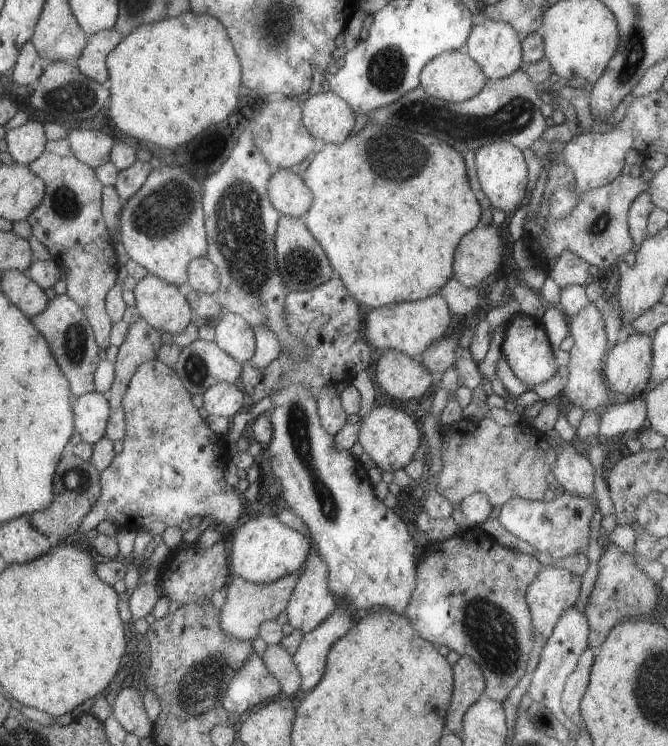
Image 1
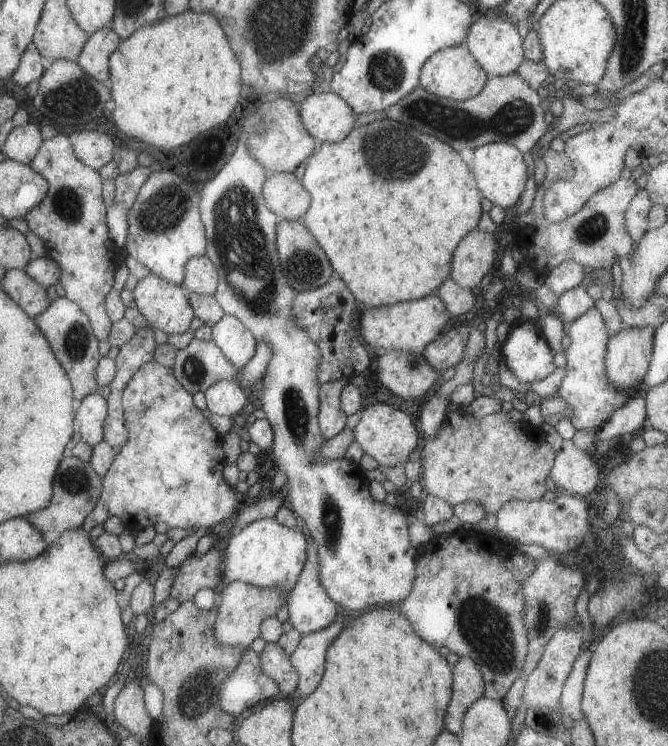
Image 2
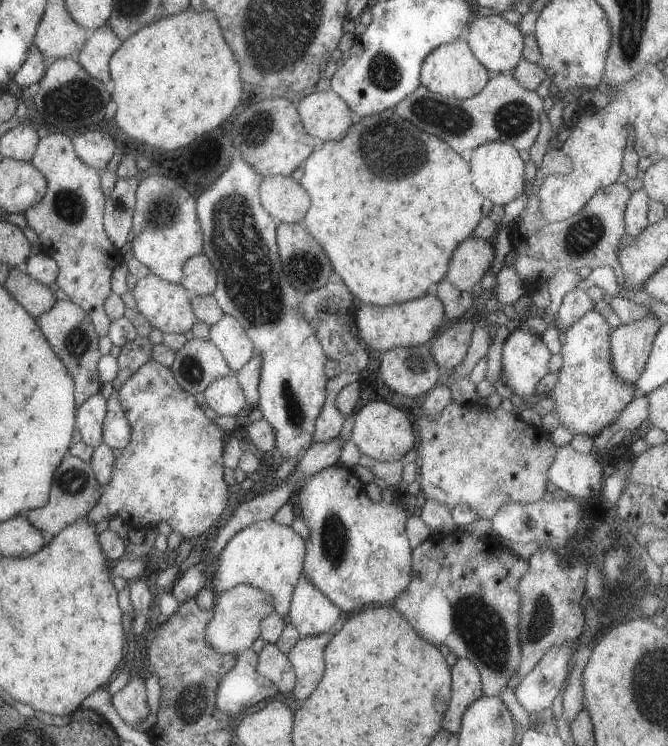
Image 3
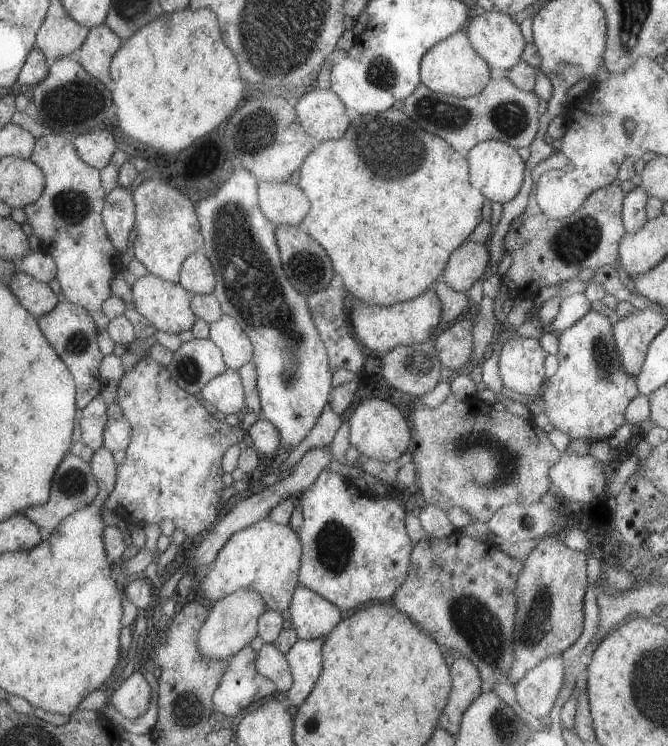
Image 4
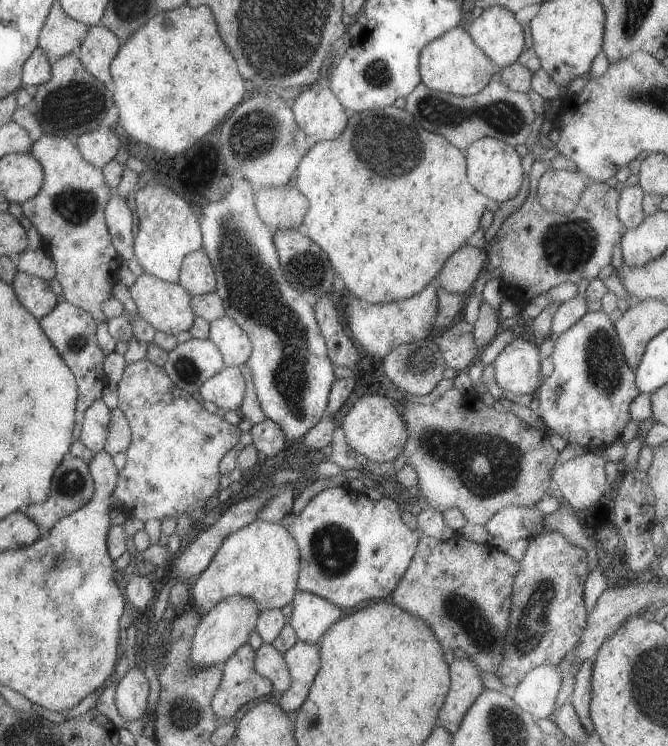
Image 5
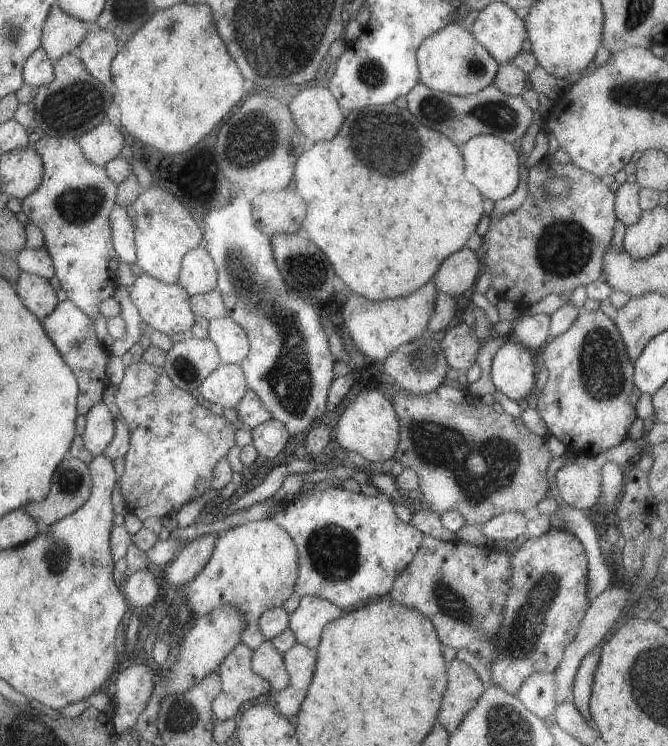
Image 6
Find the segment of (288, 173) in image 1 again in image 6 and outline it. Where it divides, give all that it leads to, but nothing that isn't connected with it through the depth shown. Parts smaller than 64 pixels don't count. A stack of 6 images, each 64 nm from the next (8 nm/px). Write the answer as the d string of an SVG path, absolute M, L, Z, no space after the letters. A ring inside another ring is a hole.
M286 187L278 192L262 192L251 199L252 214L258 228L273 234L294 234L302 227L308 204L297 189Z

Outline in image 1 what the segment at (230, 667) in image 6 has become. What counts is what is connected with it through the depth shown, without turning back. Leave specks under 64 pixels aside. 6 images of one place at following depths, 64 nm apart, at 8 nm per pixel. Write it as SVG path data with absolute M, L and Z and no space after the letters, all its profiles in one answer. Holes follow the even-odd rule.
M254 651L234 679L230 680L221 702L227 712L241 715L280 692L278 680L266 669L263 659Z

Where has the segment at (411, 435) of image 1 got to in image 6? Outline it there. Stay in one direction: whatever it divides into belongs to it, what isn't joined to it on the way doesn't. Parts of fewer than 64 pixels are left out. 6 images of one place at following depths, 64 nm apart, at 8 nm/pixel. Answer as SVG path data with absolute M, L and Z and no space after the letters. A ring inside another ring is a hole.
M363 389L341 414L333 432L339 449L358 452L370 464L394 459L400 442L400 422L393 402L387 400L378 390Z

